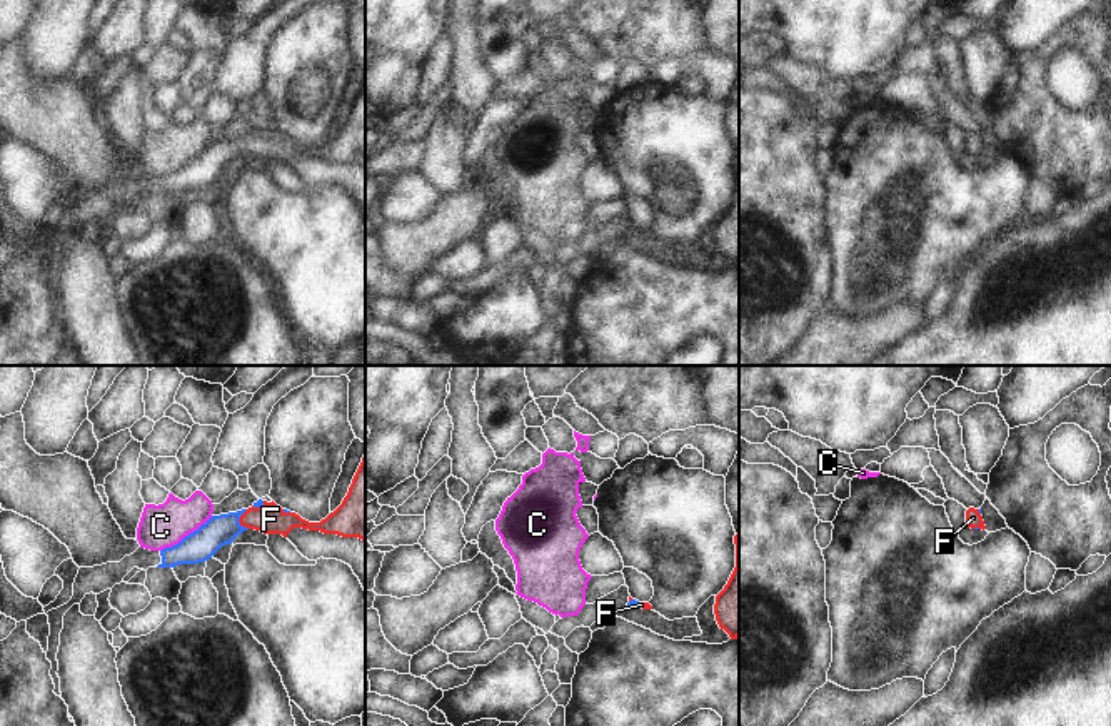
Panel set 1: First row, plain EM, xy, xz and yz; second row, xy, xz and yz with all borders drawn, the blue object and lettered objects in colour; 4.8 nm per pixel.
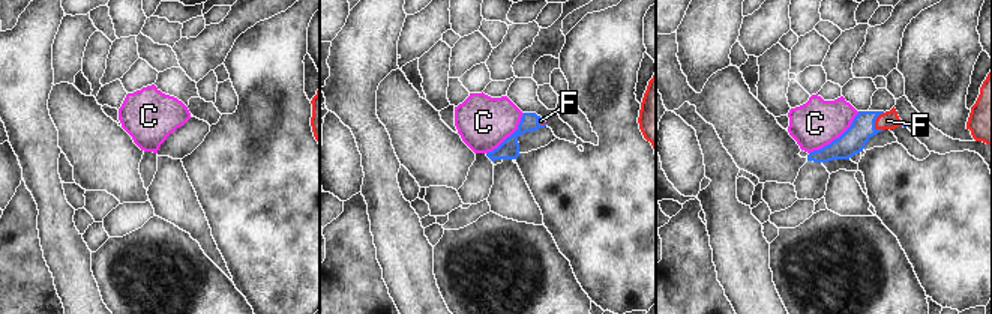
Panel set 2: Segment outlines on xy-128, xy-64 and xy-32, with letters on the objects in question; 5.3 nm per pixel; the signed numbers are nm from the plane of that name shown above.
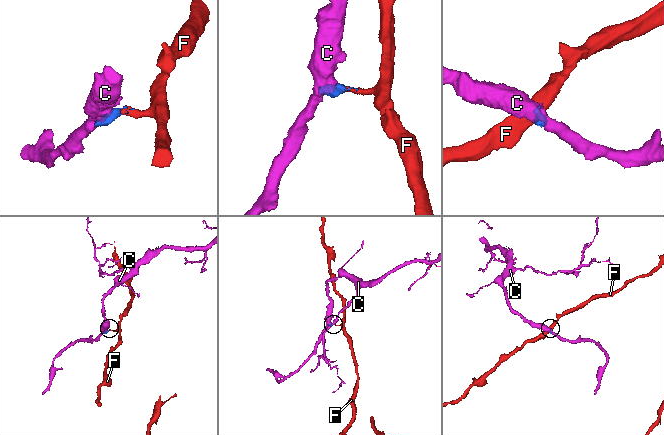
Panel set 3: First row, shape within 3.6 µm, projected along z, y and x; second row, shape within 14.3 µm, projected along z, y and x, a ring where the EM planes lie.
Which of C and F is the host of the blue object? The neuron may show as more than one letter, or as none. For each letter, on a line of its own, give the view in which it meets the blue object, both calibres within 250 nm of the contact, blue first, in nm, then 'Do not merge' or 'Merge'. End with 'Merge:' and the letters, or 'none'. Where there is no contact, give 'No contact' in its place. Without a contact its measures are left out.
C: Touches blue in xy. Thickness 150 nm (blue) against 220 nm. Do not merge
F: Touches blue in xy. Thickness 150 nm (blue) against 140 nm. Merge
Merge: F

